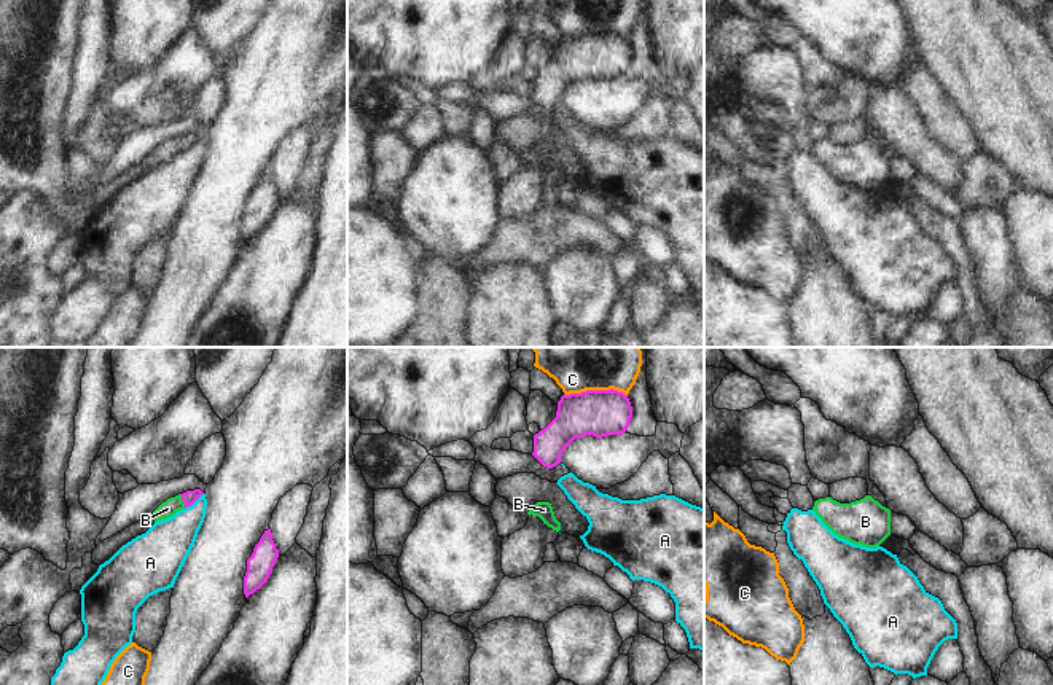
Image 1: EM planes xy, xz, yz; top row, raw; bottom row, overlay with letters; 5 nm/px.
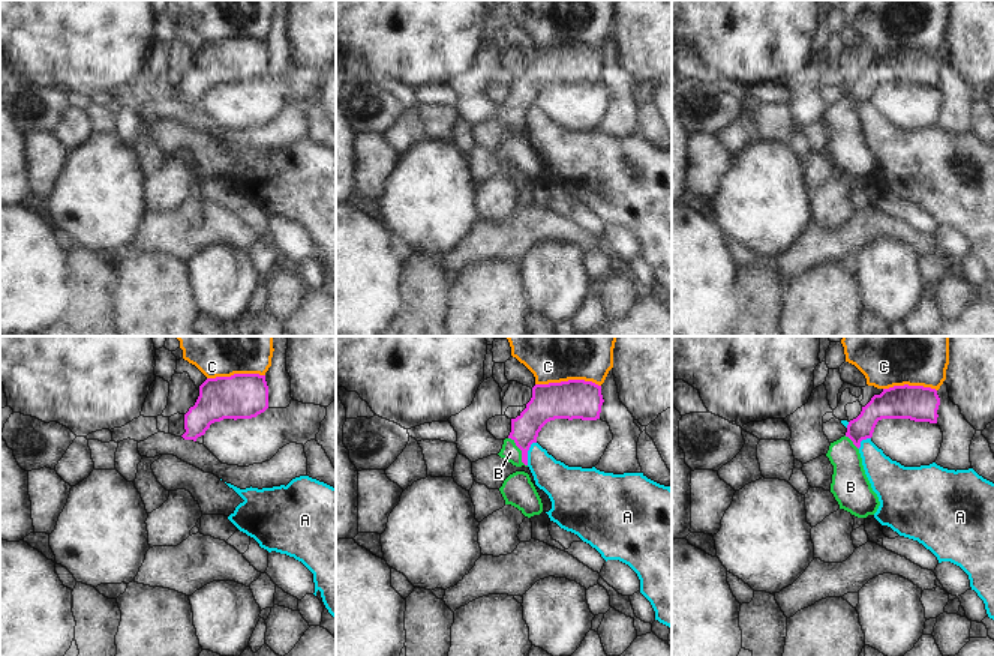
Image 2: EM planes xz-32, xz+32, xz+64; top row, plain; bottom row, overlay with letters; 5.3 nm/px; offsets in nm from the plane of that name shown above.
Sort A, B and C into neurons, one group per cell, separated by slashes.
A / B / C

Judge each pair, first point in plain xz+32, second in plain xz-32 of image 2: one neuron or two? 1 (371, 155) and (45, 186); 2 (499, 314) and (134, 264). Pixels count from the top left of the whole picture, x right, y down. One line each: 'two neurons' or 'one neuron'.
1: one neuron
2: one neuron

